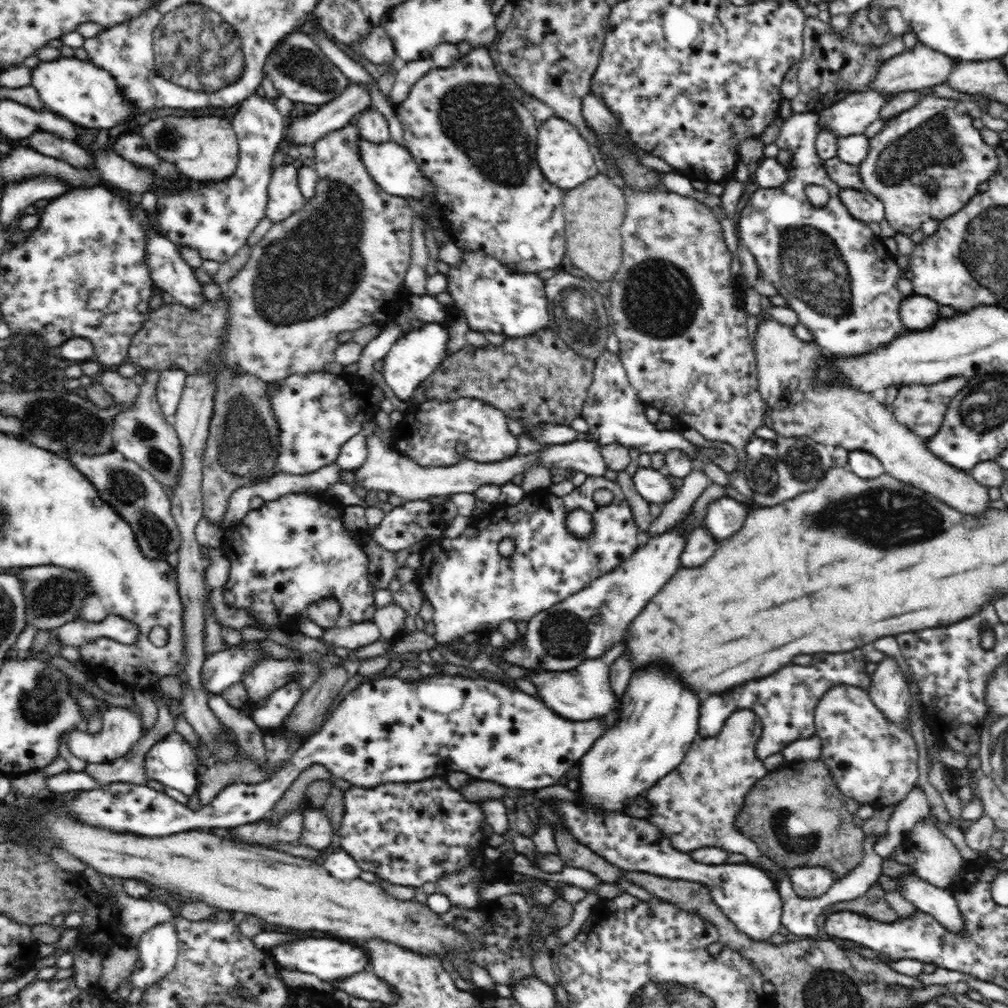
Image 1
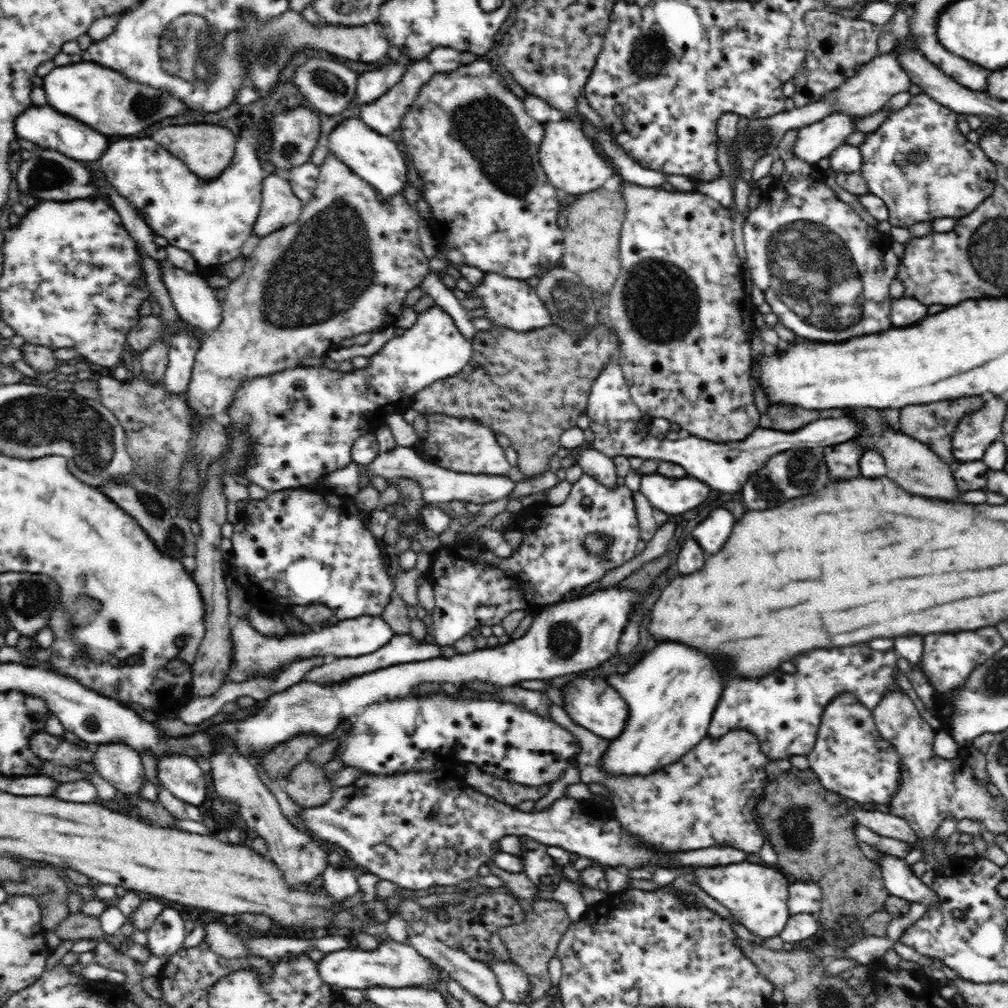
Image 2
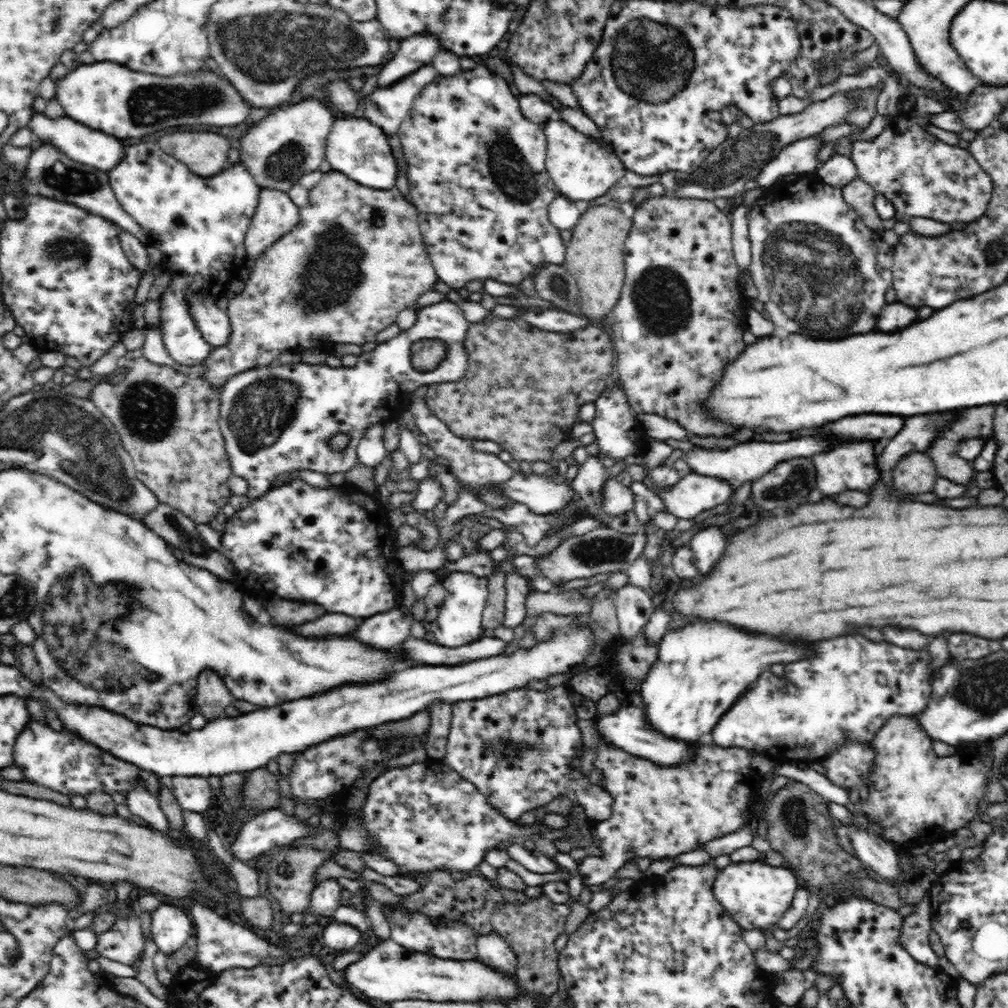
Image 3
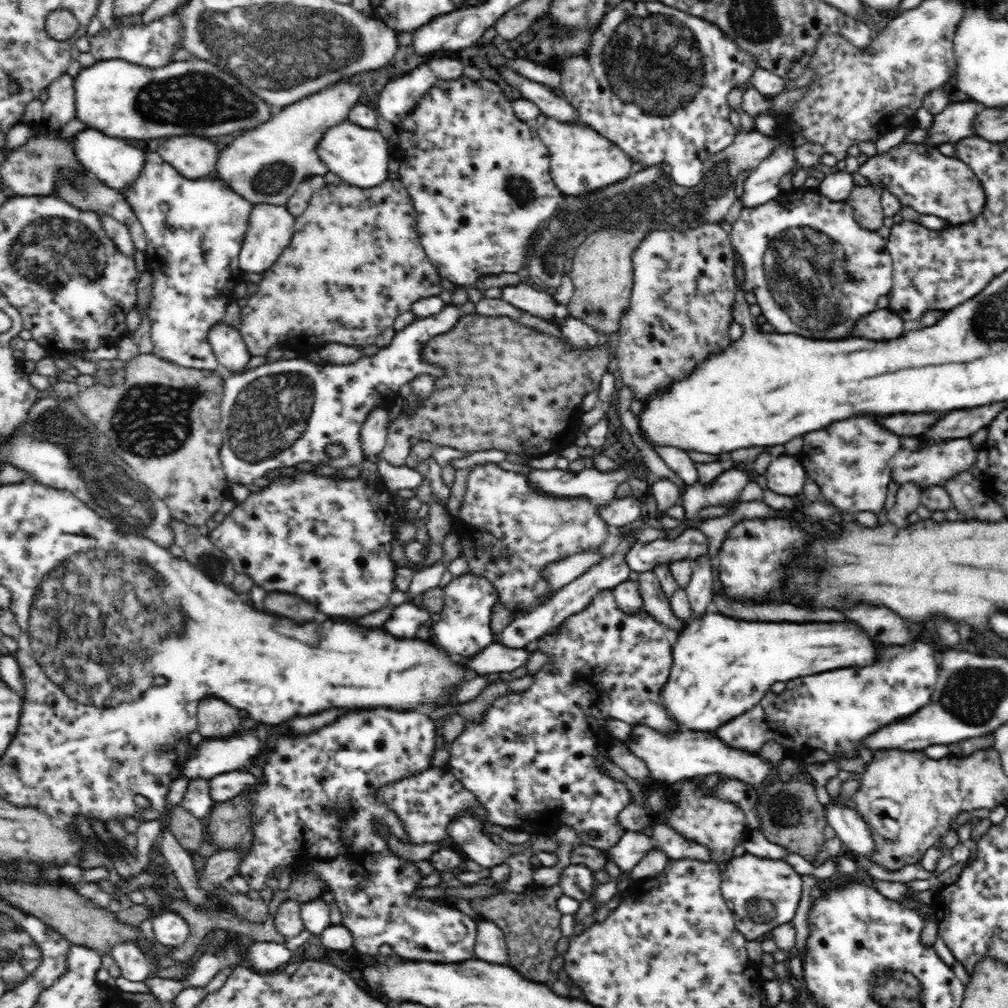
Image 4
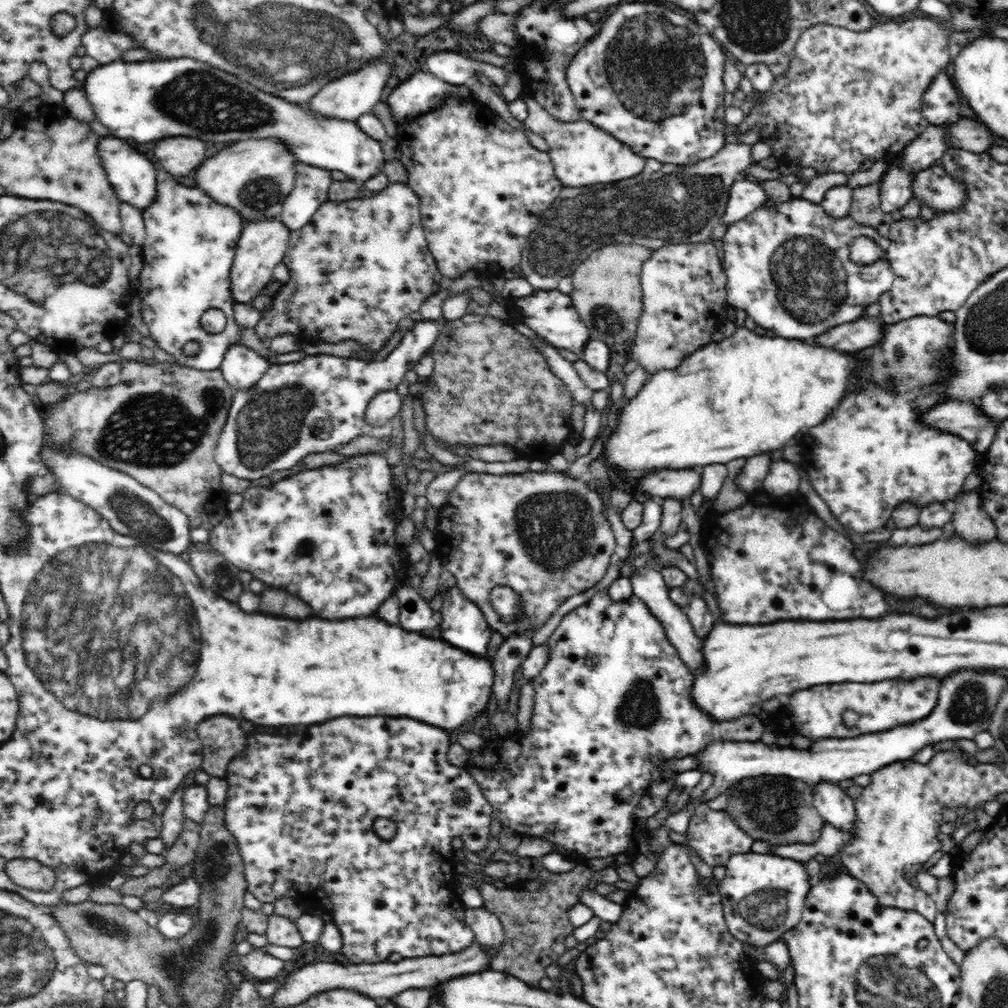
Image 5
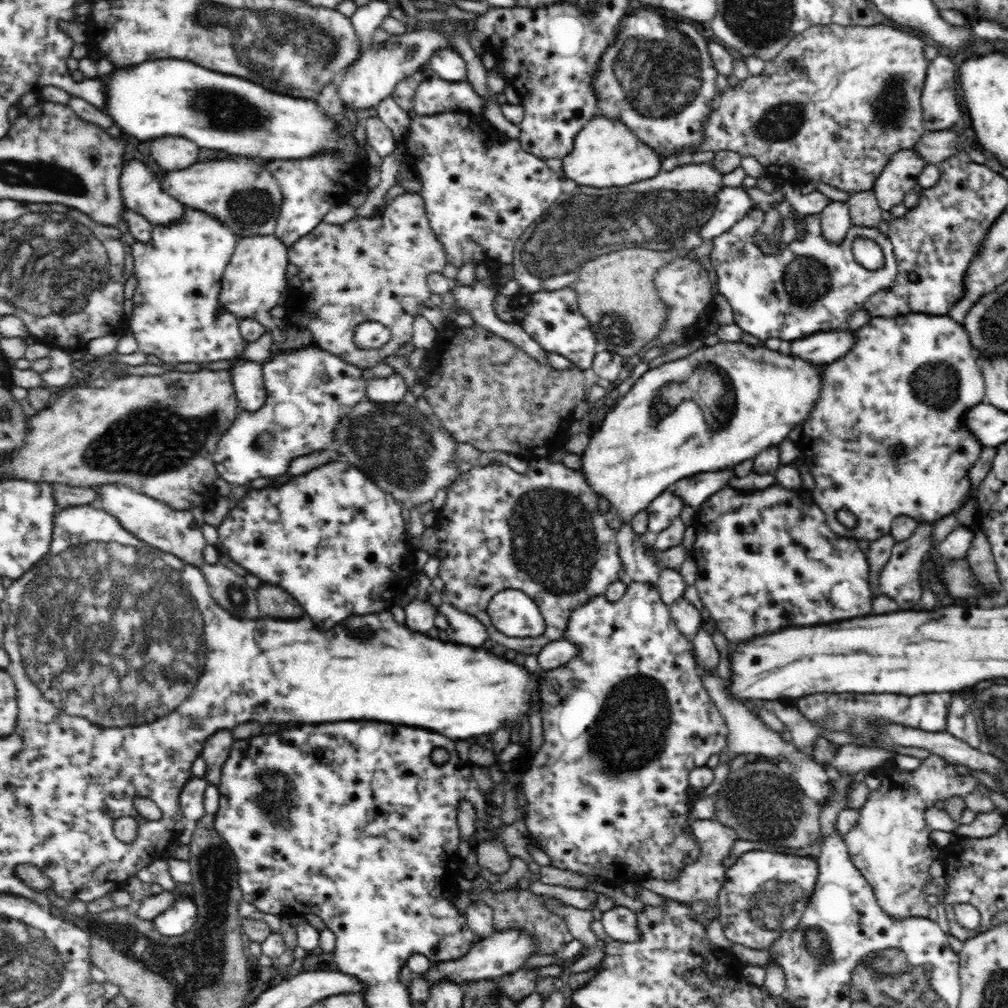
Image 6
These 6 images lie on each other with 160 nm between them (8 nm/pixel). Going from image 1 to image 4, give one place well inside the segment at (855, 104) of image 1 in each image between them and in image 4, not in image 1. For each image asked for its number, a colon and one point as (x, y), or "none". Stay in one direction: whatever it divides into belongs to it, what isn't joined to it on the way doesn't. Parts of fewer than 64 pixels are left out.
2: (816, 141)
3: (801, 157)
4: (762, 184)

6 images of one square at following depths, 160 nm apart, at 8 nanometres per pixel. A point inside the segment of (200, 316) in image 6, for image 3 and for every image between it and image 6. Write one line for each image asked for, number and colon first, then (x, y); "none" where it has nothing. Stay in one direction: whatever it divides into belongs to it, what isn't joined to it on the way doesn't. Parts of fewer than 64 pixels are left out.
3: (199, 223)
4: (195, 228)
5: (189, 248)

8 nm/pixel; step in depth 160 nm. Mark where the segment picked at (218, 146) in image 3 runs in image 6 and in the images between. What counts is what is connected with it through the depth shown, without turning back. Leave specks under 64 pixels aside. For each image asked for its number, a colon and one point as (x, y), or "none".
4: (193, 157)
5: (181, 156)
6: (171, 153)

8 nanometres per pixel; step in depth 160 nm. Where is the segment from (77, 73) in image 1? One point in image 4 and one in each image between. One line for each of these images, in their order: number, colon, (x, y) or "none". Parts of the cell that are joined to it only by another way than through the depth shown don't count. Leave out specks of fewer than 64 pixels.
2: (103, 98)
3: (109, 97)
4: (123, 100)

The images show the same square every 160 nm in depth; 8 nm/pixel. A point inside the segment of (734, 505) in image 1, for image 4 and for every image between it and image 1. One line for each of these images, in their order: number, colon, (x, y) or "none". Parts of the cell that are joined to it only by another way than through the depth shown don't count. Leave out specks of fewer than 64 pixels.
2: (711, 534)
3: (708, 545)
4: (699, 590)

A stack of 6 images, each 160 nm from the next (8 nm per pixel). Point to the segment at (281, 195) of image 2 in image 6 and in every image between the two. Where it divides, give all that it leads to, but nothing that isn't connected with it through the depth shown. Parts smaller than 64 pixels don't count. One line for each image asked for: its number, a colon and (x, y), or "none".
3: (276, 214)
4: (270, 229)
5: (262, 245)
6: (254, 282)

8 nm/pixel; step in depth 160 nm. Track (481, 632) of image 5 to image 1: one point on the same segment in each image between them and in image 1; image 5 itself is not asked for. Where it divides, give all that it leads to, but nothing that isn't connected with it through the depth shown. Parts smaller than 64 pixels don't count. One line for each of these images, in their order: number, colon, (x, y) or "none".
1: (473, 588)
2: (472, 586)
3: (458, 623)
4: (464, 628)

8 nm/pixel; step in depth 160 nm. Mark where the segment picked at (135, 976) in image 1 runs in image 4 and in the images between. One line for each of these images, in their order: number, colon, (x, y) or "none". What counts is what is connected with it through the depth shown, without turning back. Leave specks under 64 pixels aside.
2: (165, 937)
3: (171, 926)
4: (171, 930)

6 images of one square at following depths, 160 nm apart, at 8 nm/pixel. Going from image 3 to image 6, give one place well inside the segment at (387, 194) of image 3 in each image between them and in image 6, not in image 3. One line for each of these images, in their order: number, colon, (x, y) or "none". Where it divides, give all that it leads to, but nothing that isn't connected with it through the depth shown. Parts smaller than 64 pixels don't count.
4: (354, 264)
5: (360, 266)
6: (375, 268)

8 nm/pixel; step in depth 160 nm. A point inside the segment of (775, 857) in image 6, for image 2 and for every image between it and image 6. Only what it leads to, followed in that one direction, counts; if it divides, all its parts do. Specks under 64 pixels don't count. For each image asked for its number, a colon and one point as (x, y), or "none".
2: (755, 894)
3: (757, 895)
4: (761, 893)
5: (763, 895)

